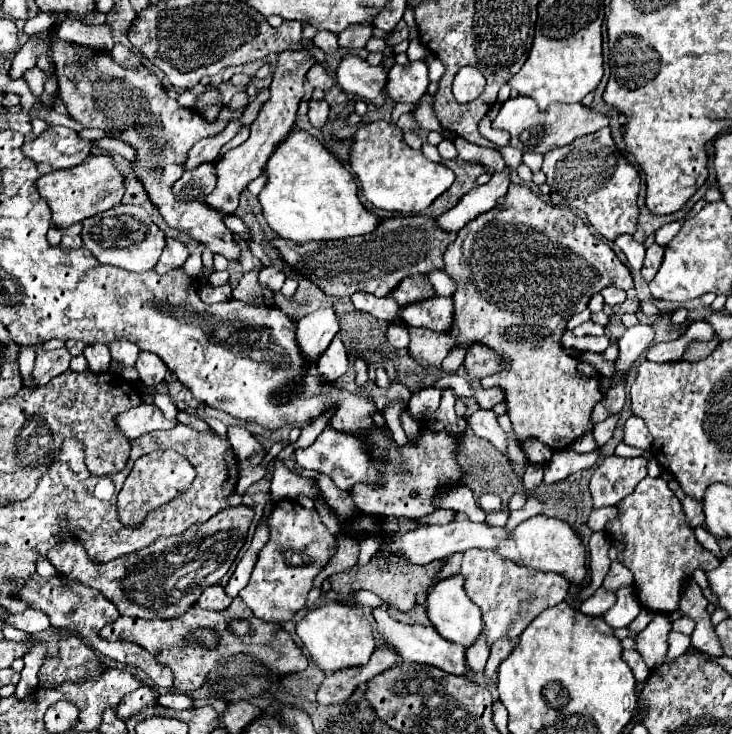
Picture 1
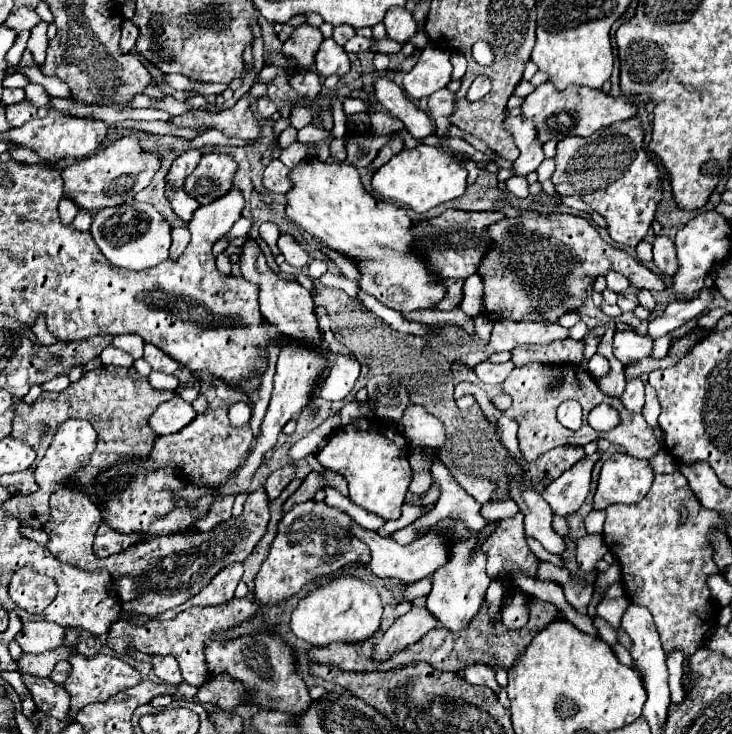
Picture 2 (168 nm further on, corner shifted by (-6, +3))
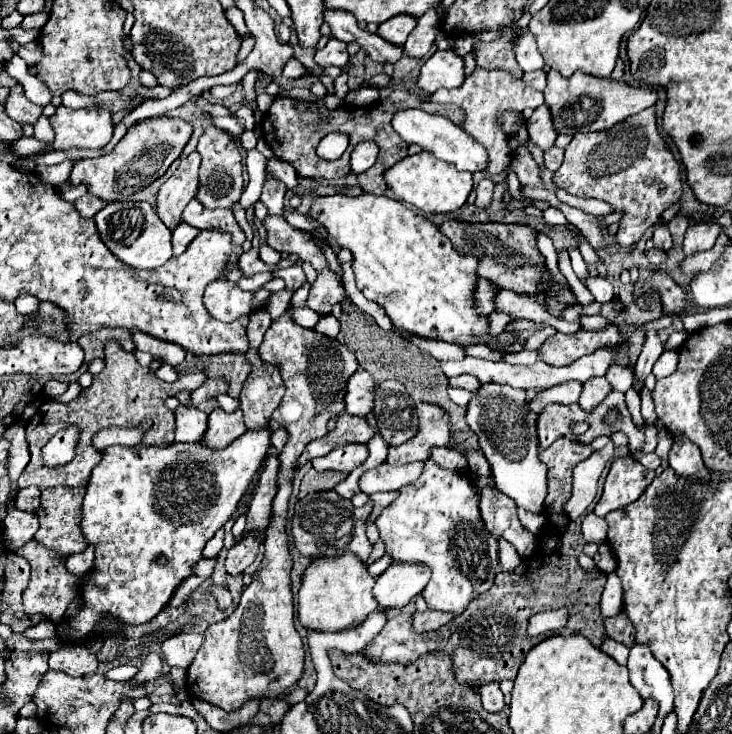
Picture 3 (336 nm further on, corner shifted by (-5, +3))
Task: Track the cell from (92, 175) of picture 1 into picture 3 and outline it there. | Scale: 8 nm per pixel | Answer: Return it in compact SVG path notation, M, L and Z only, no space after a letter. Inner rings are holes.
M150 117L138 121L126 131L126 135L116 143L116 147L98 159L82 159L74 163L70 183L84 183L88 191L96 197L110 201L126 201L132 193L148 187L158 177L162 177L168 167L182 155L188 139L192 135L192 125L176 117Z

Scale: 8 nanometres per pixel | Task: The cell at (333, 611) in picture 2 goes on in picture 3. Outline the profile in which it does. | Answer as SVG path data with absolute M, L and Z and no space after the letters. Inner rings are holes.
M344 553L332 559L318 557L302 575L302 587L298 591L298 617L306 629L314 631L344 631L360 625L378 607L372 587L374 577L354 553Z

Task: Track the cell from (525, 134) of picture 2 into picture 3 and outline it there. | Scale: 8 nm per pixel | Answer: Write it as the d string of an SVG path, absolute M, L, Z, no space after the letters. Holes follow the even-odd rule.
M542 105L538 107L532 117L528 119L528 135L530 139L540 145L544 151L550 149L556 141L556 129L554 129L554 123L552 123L552 117L550 117L550 107L548 105Z

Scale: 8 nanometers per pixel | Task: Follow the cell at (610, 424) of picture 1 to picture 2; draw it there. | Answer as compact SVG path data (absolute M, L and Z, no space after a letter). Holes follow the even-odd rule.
M631 379L627 381L627 389L621 395L621 401L629 413L641 413L643 409L643 381L641 379Z

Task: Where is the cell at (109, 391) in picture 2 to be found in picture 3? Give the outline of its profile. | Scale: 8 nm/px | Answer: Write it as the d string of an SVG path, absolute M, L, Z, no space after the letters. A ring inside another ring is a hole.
M120 349L112 355L106 355L104 371L94 375L94 381L88 389L84 389L70 403L56 403L52 399L44 401L40 405L38 413L26 425L26 439L30 443L32 459L30 459L28 467L24 469L24 473L20 475L18 487L22 489L22 487L36 485L40 489L48 489L54 487L54 485L66 485L66 487L76 487L76 485L84 487L84 485L88 485L94 465L102 459L102 453L96 451L91 443L92 435L96 431L100 431L102 427L112 427L112 425L134 427L138 423L148 423L150 431L146 433L144 443L148 443L148 445L170 445L174 441L174 413L168 411L168 407L164 405L164 399L176 395L182 389L194 391L204 381L206 381L206 373L198 371L198 373L182 375L174 383L166 383L166 381L160 381L150 367L142 367L136 361L134 353L126 353L126 351ZM64 425L78 425L82 429L80 441L76 448L76 456L66 465L50 469L42 461L42 447L50 441L50 437L54 437L54 433L62 431Z

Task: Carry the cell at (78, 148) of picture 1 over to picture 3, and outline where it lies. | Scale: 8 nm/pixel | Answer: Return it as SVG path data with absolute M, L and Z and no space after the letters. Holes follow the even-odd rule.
M60 105L50 117L56 139L53 147L56 151L66 151L72 147L82 149L102 149L114 133L112 113L102 107L82 107L68 109Z

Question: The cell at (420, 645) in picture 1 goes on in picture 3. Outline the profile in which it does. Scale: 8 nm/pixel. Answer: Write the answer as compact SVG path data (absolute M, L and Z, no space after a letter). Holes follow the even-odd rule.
M488 683L488 685L482 685L480 689L480 697L482 697L482 707L488 711L488 713L498 713L506 707L504 703L504 695L498 687L498 683Z

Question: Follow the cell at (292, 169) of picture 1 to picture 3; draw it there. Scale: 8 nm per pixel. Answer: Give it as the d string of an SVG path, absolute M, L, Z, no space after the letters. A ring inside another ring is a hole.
M338 193L332 197L318 197L310 209L310 217L320 221L328 229L330 237L336 239L338 247L348 247L352 251L358 289L364 293L366 299L382 305L396 327L402 327L420 337L456 343L460 347L488 345L492 351L500 351L502 355L524 351L524 339L514 339L514 343L510 345L502 341L492 341L488 317L476 311L474 289L478 281L478 273L476 273L480 263L478 257L460 255L452 247L450 239L442 235L432 221L408 209L402 201L390 199L386 195L378 197L378 195L364 193L360 197L346 197Z

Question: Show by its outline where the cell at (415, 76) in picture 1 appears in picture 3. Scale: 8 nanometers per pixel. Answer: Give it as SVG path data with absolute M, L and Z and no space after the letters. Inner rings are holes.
M436 51L420 69L418 87L428 95L438 89L454 89L464 83L464 59L454 51Z

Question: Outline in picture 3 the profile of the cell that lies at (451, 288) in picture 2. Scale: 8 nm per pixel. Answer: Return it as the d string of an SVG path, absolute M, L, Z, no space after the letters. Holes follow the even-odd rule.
M486 279L478 281L476 287L476 307L482 315L490 315L494 313L494 297L498 293L498 287Z

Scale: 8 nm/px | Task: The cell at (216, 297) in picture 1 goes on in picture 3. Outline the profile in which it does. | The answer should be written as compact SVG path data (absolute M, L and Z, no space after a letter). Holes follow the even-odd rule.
M192 199L188 203L188 207L184 209L182 217L186 223L190 223L192 227L199 230L209 229L230 233L234 245L242 245L246 239L244 231L236 223L234 213L230 209L206 209L204 205L200 205L198 199Z

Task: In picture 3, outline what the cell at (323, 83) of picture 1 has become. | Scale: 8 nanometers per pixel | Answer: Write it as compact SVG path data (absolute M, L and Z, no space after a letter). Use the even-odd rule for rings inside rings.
M330 37L330 41L326 43L324 49L320 49L316 53L316 63L324 69L324 67L330 67L330 65L336 65L336 67L346 67L348 65L348 51L346 51L346 43L338 41L336 37Z

